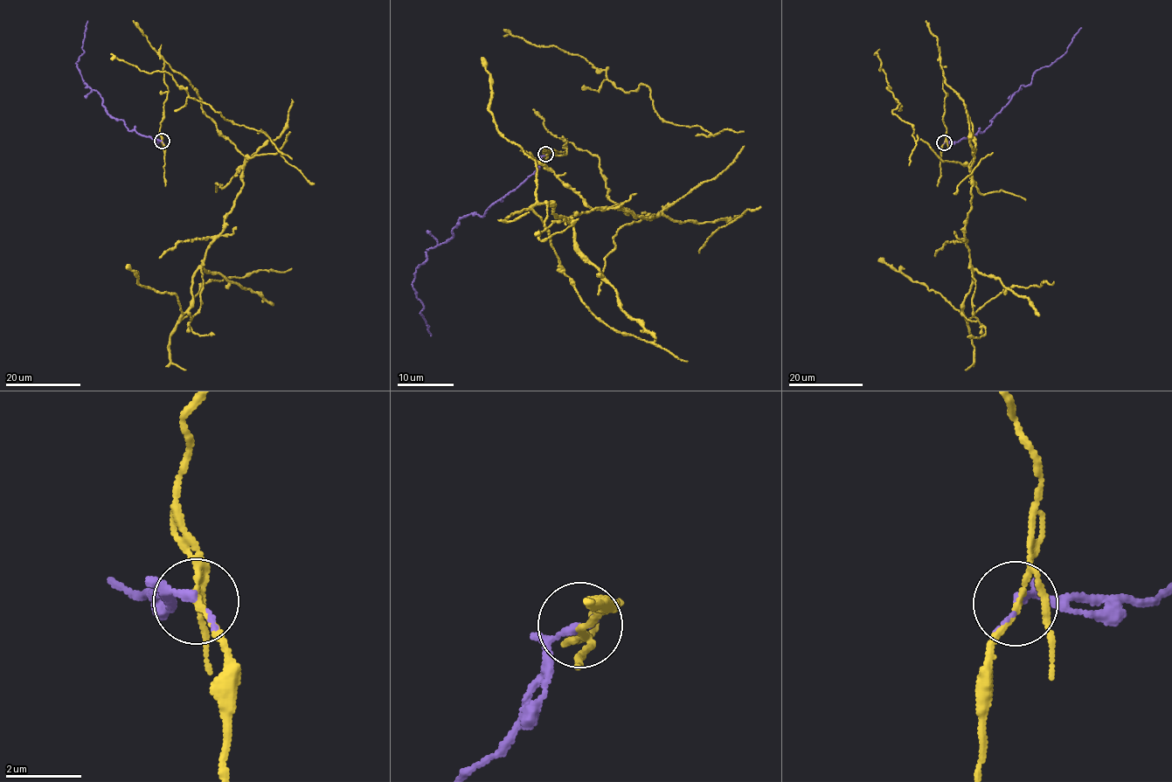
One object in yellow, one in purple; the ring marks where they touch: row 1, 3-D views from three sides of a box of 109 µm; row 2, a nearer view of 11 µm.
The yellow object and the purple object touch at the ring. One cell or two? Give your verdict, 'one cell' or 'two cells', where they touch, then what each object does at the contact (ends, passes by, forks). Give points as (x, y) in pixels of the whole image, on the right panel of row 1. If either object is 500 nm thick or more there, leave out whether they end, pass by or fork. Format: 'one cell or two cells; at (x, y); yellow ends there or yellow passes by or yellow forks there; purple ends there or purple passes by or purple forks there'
two cells; at (944, 142); yellow forks there; purple passes by

